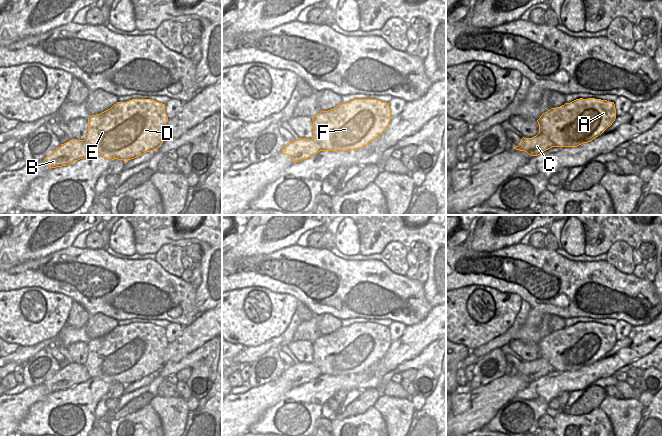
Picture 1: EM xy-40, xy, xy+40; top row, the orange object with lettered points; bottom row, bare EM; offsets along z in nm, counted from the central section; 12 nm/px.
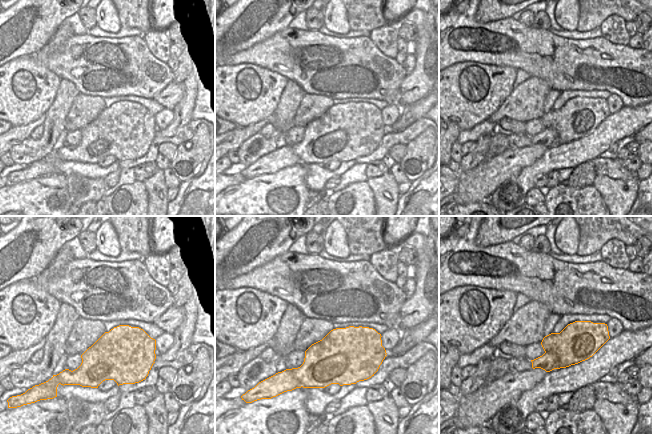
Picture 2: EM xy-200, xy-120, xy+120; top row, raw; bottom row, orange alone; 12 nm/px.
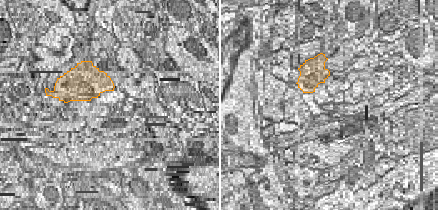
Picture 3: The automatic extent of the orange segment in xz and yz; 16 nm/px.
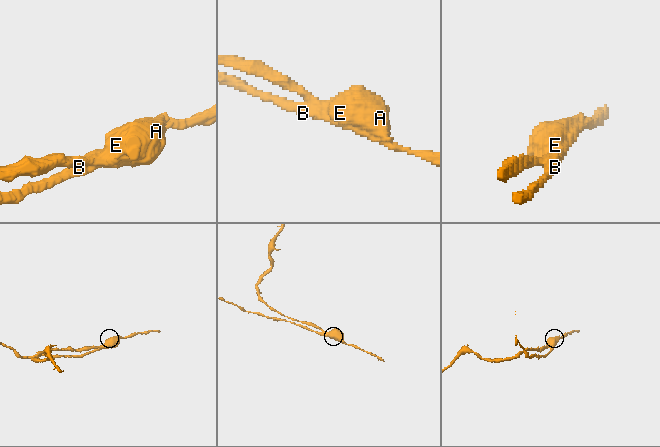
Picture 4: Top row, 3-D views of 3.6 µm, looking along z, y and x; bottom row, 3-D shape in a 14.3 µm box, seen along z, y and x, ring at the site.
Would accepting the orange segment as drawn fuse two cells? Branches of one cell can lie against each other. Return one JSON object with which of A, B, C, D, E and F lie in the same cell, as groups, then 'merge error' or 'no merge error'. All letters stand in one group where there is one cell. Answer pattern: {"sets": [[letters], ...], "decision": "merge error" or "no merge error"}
{"sets": [["A", "D", "E", "F"], ["B", "C"]], "decision": "merge error"}

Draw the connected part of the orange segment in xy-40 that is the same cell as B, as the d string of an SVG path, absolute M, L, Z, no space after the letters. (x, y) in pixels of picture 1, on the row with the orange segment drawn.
M72 139L61 144L55 151L45 159L45 163L51 168L67 166L90 155L90 151L84 140Z

